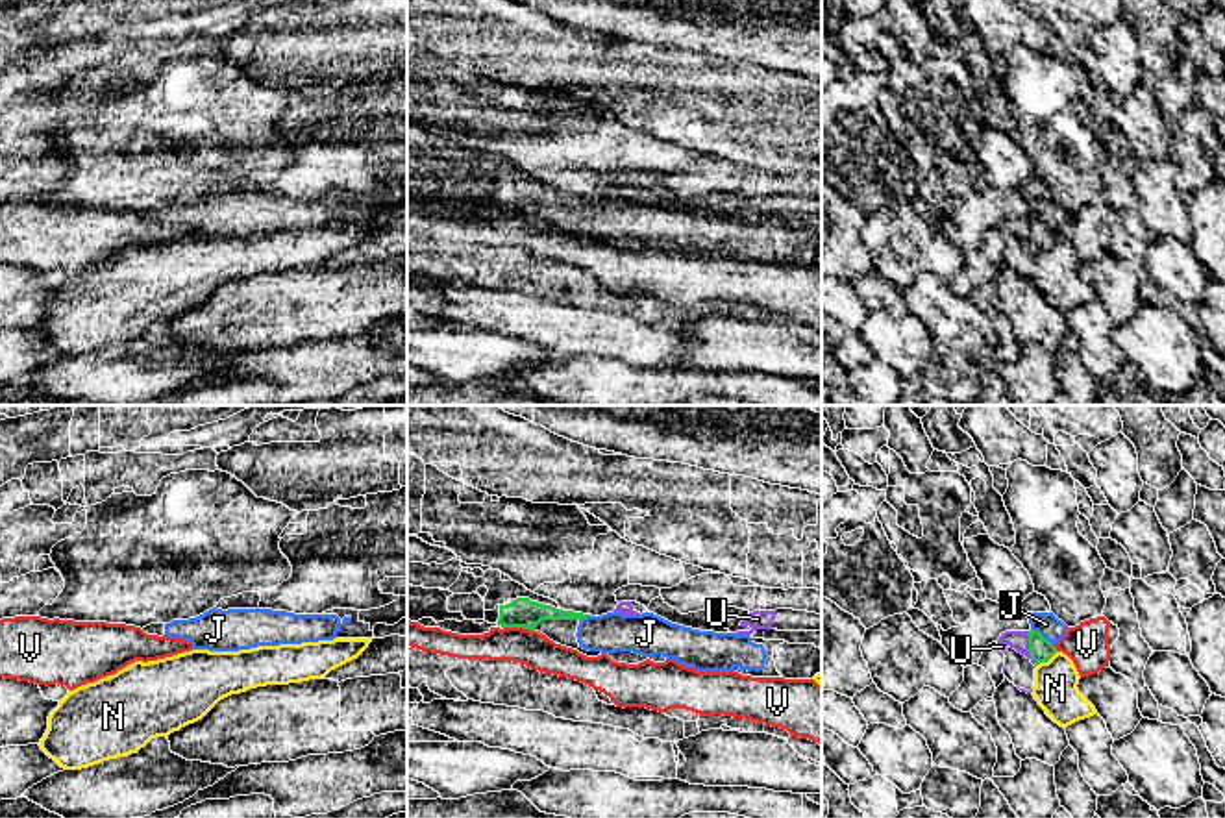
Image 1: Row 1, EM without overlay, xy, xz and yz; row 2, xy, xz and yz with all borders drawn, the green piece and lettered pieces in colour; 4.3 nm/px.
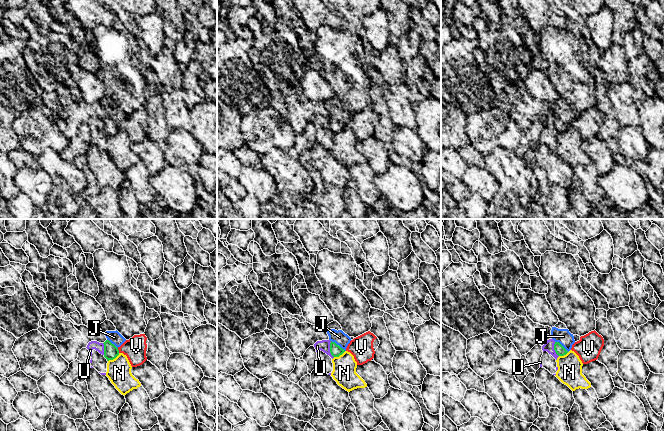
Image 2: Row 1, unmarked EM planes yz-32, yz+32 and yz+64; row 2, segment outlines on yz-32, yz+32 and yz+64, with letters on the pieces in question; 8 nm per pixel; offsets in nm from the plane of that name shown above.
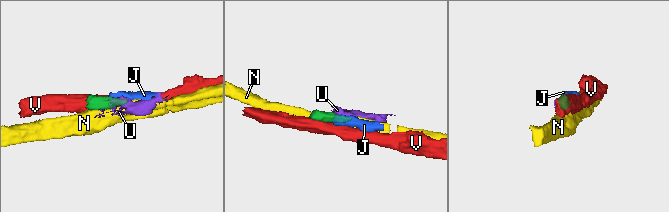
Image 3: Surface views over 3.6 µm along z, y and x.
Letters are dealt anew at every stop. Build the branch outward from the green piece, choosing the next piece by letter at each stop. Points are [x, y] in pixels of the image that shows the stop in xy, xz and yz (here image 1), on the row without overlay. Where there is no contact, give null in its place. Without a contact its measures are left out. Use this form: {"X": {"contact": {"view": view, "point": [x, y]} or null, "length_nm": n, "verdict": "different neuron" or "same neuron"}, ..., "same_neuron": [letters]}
{"J": {"contact": {"view": "yz", "point": [1040, 221]}, "length_nm": 130, "verdict": "same neuron"}, "N": {"contact": {"view": "yz", "point": [1046, 247]}, "length_nm": 110, "verdict": "different neuron"}, "U": {"contact": {"view": "yz", "point": [1029, 234]}, "length_nm": 150, "verdict": "different neuron"}, "V": {"contact": {"view": "xz", "point": [519, 211]}, "length_nm": 140, "verdict": "different neuron"}, "same_neuron": ["J"]}

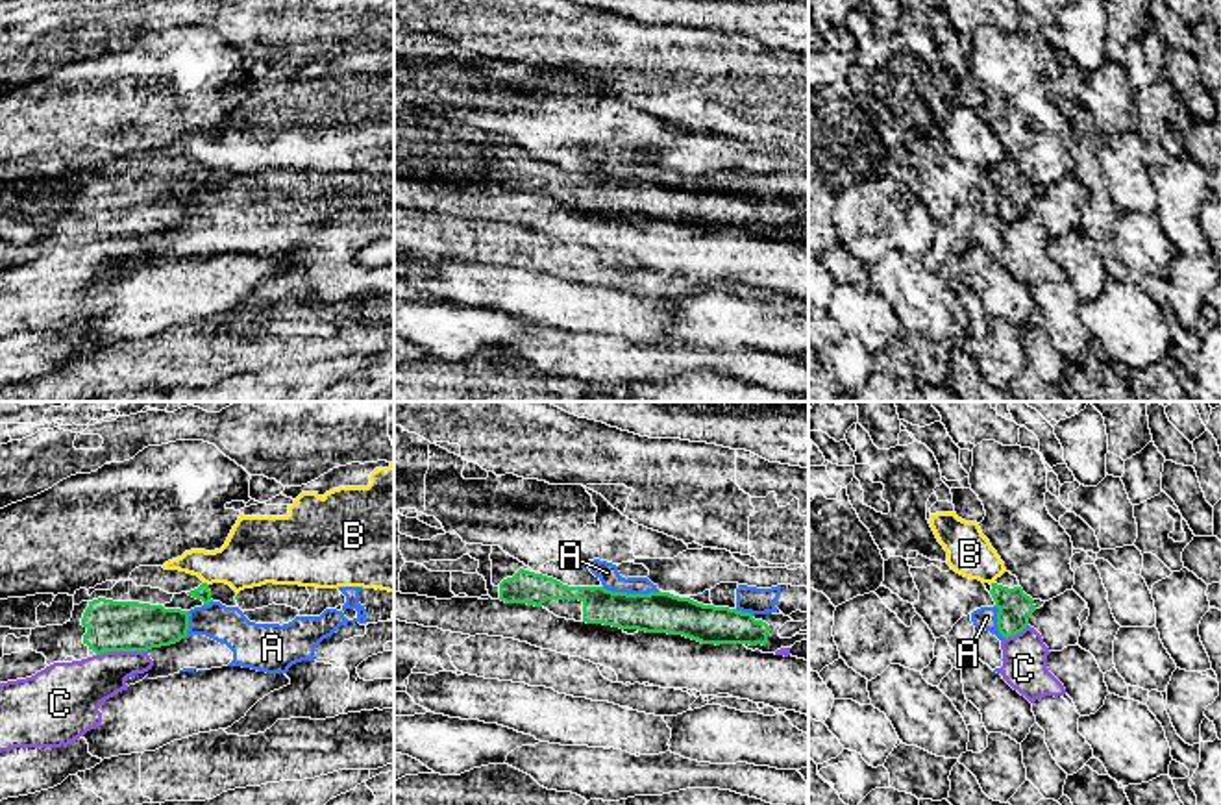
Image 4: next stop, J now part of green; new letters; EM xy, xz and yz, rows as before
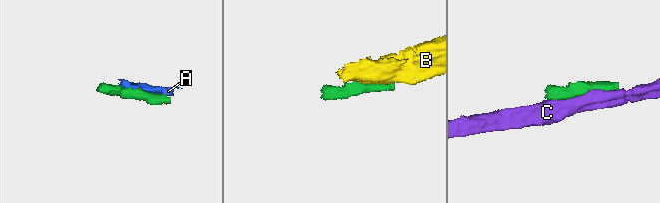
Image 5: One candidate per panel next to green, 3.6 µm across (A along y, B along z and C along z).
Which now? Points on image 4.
{"A": {"contact": {"view": "xz", "point": [631, 180]}, "length_nm": 260, "verdict": "different neuron"}, "B": {"contact": {"view": "xy", "point": [206, 169]}, "length_nm": 30, "verdict": "different neuron"}, "C": {"contact": {"view": "xy", "point": [119, 235]}, "length_nm": 200, "verdict": "different neuron"}, "same_neuron": []}

